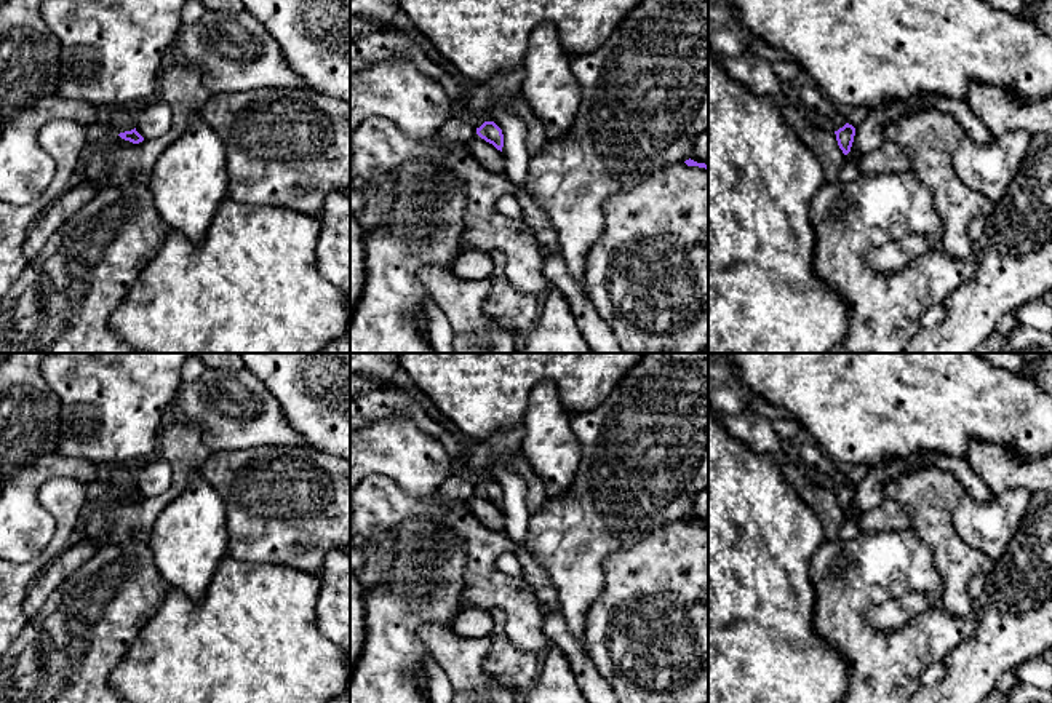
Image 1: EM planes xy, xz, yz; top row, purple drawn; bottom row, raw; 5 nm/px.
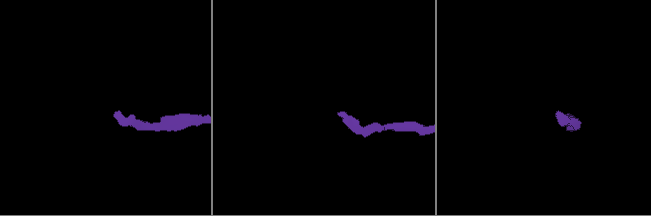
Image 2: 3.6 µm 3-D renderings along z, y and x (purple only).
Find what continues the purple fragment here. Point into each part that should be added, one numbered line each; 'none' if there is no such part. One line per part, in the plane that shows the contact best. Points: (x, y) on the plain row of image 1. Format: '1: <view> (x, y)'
1: xy (122, 476)

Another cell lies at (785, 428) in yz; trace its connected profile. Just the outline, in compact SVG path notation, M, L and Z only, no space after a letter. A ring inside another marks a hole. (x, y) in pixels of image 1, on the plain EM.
M788 417L788 419L777 419L772 422L774 430L777 433L777 436L782 441L791 441L791 438L796 435L796 431L799 430L799 422L795 417Z

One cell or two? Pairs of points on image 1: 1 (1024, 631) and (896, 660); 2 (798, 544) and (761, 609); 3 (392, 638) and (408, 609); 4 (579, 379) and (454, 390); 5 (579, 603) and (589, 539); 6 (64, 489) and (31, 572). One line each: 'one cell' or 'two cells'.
1: two cells
2: one cell
3: one cell
4: one cell
5: one cell
6: one cell

